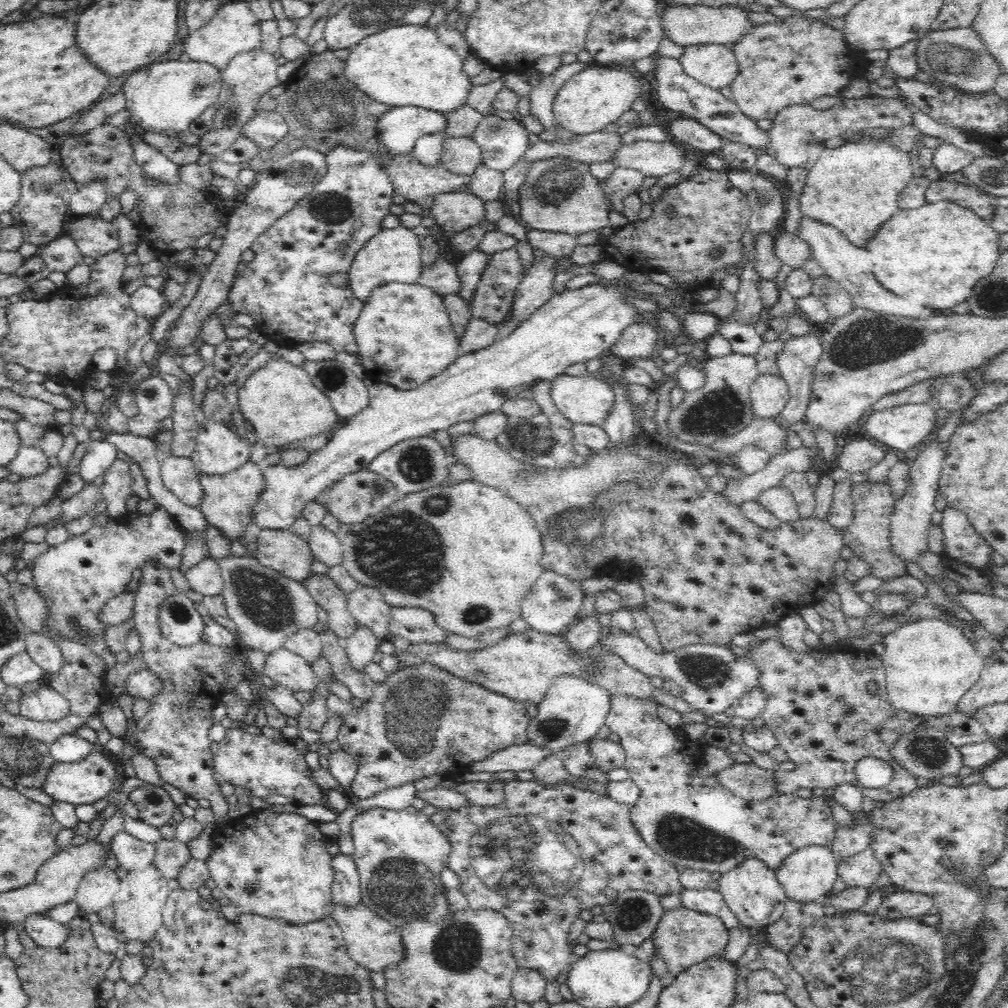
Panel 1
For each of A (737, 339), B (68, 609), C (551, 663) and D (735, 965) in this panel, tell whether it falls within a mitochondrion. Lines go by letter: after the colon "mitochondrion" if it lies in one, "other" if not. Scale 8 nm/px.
A: other
B: mitochondrion
C: other
D: other

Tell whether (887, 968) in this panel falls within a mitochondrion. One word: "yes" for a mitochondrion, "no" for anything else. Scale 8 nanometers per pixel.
yes

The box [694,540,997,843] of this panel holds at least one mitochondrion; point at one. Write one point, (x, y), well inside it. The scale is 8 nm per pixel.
(931, 753)

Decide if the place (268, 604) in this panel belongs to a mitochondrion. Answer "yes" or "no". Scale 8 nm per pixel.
yes

